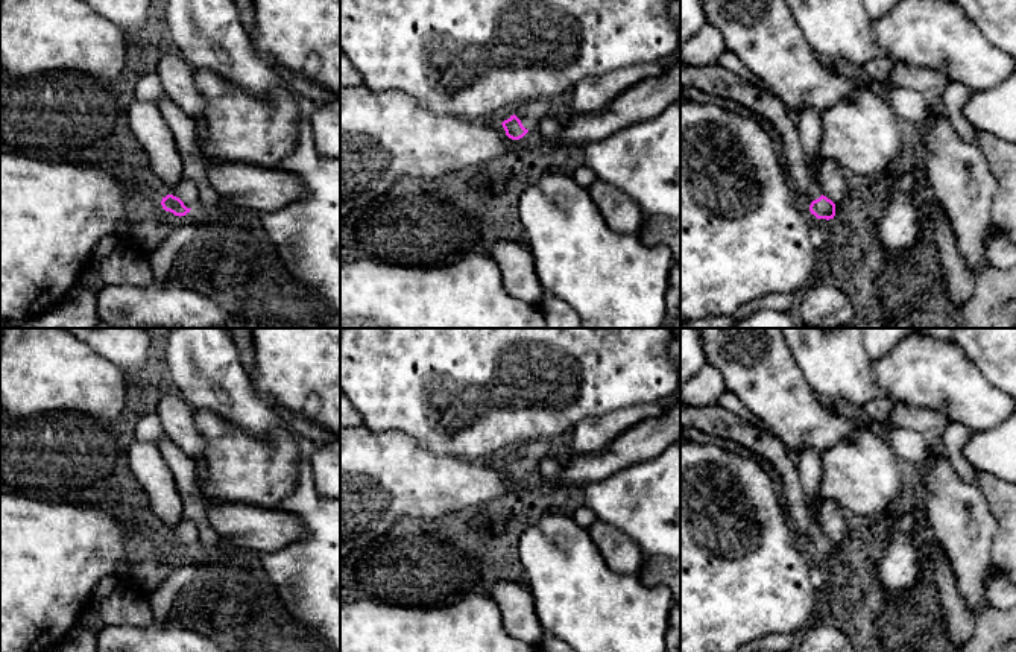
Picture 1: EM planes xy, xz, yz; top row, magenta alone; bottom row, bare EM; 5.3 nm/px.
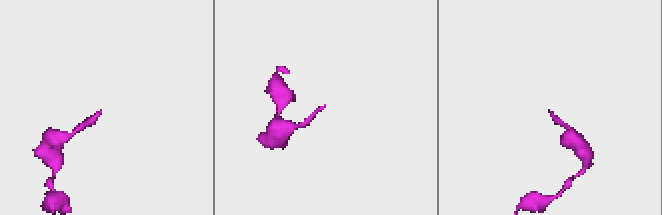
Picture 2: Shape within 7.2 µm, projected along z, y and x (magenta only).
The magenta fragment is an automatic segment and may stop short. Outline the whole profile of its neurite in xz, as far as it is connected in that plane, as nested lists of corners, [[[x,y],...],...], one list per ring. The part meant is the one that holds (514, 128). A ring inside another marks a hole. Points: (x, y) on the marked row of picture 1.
[[[547,99],[529,102],[501,123],[506,135],[512,140],[522,138],[529,131],[536,129],[538,122],[548,114],[548,108],[550,102]]]

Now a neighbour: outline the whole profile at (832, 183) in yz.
[[[822,158],[816,179],[822,188],[823,196],[831,199],[835,205],[846,198],[847,182],[837,161],[831,158]]]

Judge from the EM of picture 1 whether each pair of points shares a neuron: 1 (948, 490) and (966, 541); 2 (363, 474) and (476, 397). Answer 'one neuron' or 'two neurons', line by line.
1: one neuron
2: two neurons

